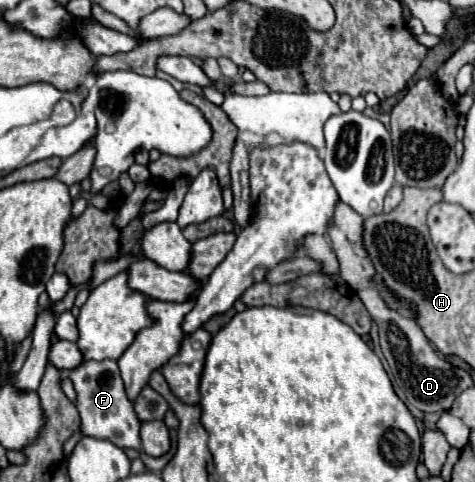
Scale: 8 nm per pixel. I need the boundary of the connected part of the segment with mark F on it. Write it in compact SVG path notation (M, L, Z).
M106 359L106 361L88 361L80 365L78 369L70 371L70 379L76 389L76 407L82 417L82 433L98 439L108 439L114 445L126 449L136 449L140 451L140 421L134 413L132 401L126 395L118 361Z

